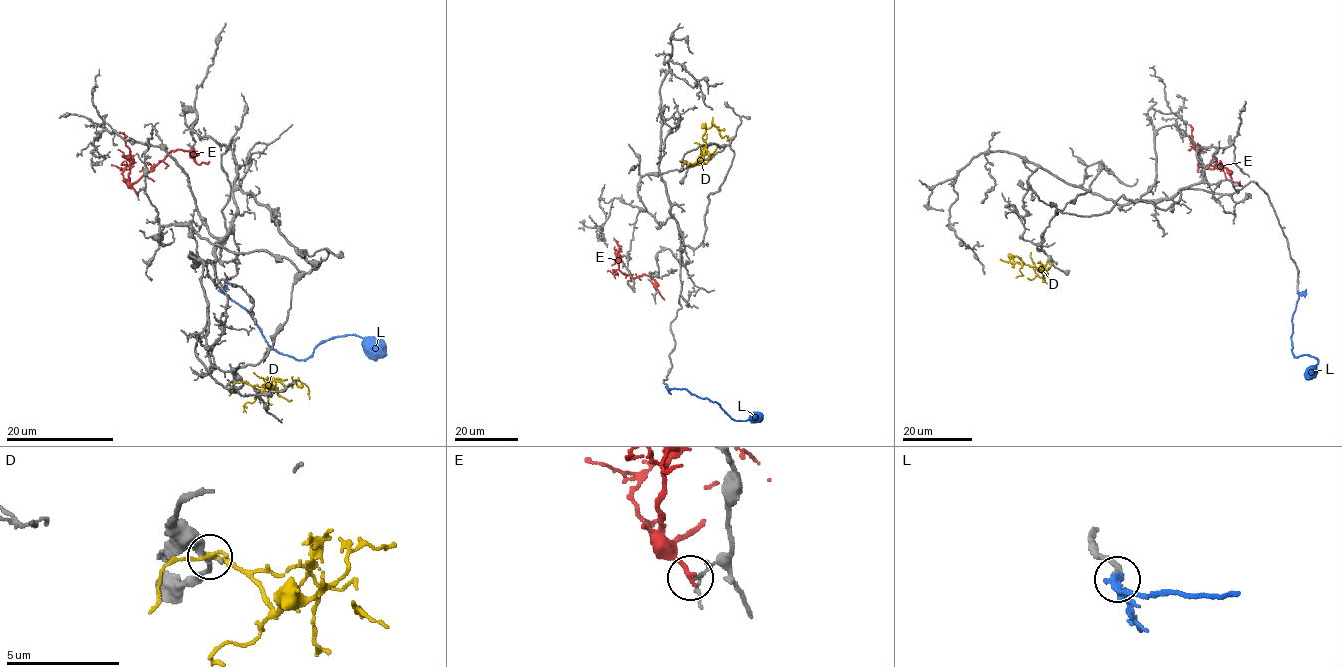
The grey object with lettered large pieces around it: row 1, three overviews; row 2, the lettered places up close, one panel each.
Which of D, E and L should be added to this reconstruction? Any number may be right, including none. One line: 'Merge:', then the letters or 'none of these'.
Merge: L

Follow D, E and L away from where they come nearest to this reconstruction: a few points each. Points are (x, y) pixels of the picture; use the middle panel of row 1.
D: (688, 165), (704, 157), (705, 142), (702, 136), (706, 129), (714, 125), (722, 137), (727, 139), (727, 136)
E: (622, 261), (618, 270), (634, 278), (644, 274), (654, 279), (664, 299)
L: (667, 387), (685, 389), (691, 394), (715, 401), (735, 420), (746, 421), (752, 415), (763, 415)

